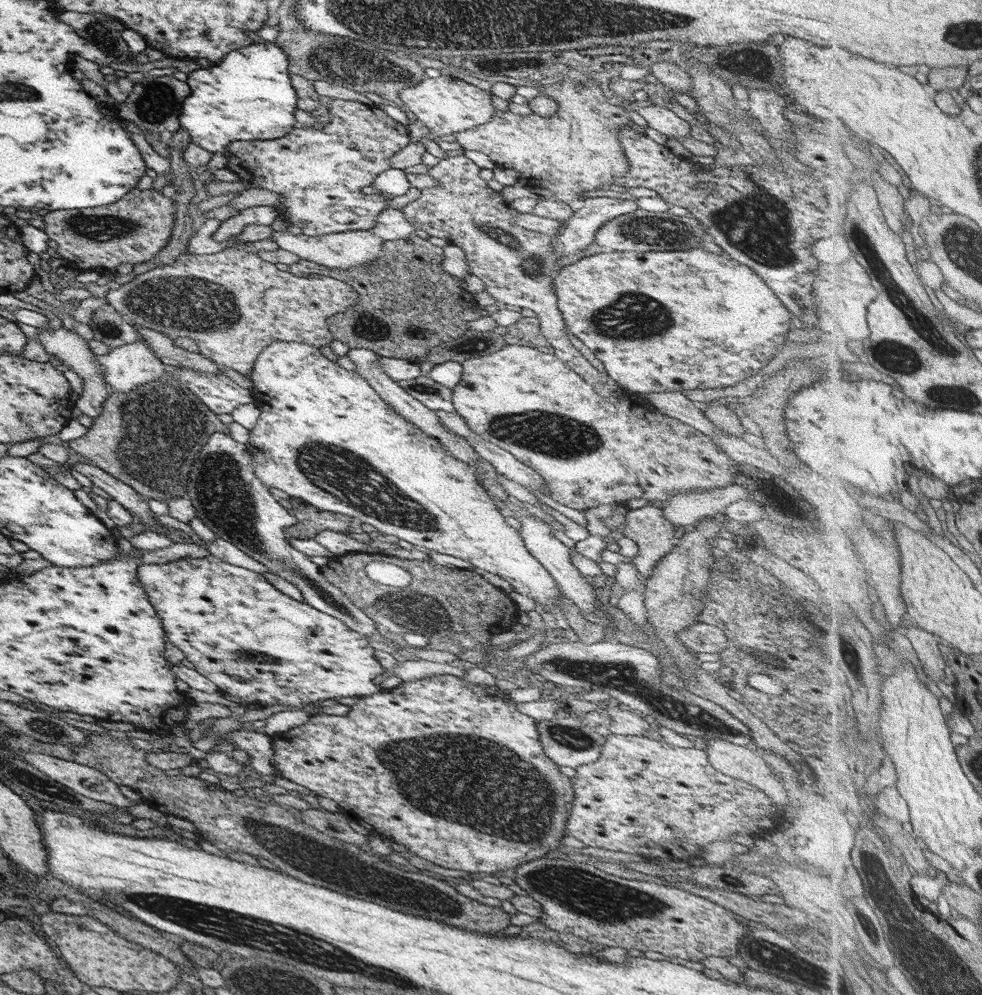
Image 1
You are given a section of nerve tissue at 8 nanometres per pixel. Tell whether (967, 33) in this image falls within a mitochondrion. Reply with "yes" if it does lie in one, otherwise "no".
yes

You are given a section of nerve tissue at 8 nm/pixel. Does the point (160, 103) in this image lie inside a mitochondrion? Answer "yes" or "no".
yes

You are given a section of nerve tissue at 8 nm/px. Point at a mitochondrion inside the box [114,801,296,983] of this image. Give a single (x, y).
(251, 973)

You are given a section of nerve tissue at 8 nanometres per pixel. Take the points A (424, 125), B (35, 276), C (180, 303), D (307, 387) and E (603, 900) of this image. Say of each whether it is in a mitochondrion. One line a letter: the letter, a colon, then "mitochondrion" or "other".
A: other
B: other
C: mitochondrion
D: other
E: mitochondrion

